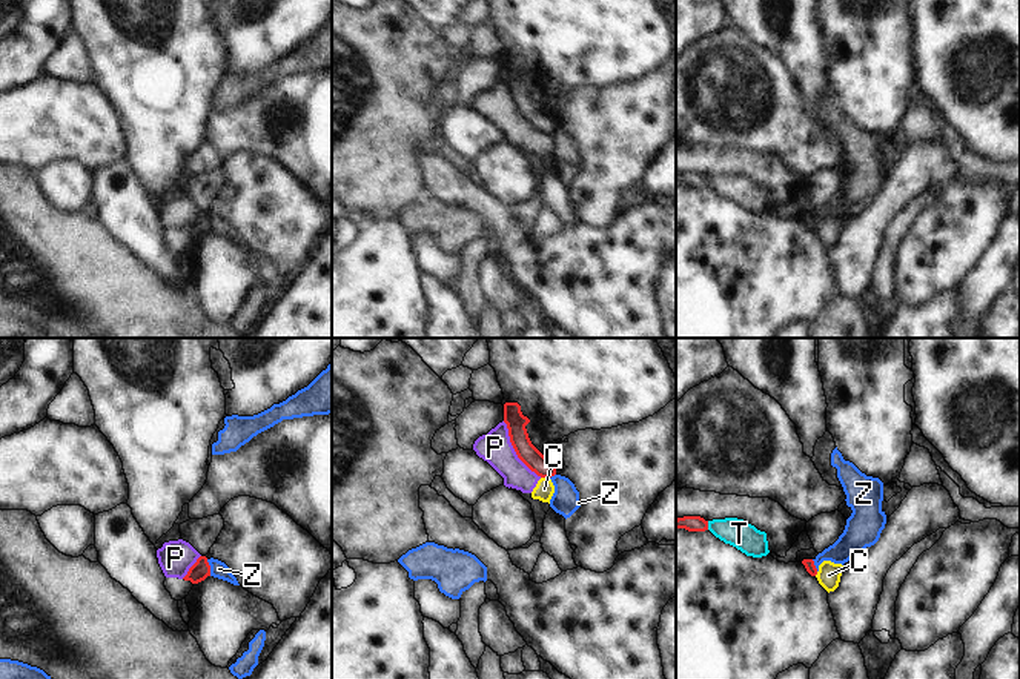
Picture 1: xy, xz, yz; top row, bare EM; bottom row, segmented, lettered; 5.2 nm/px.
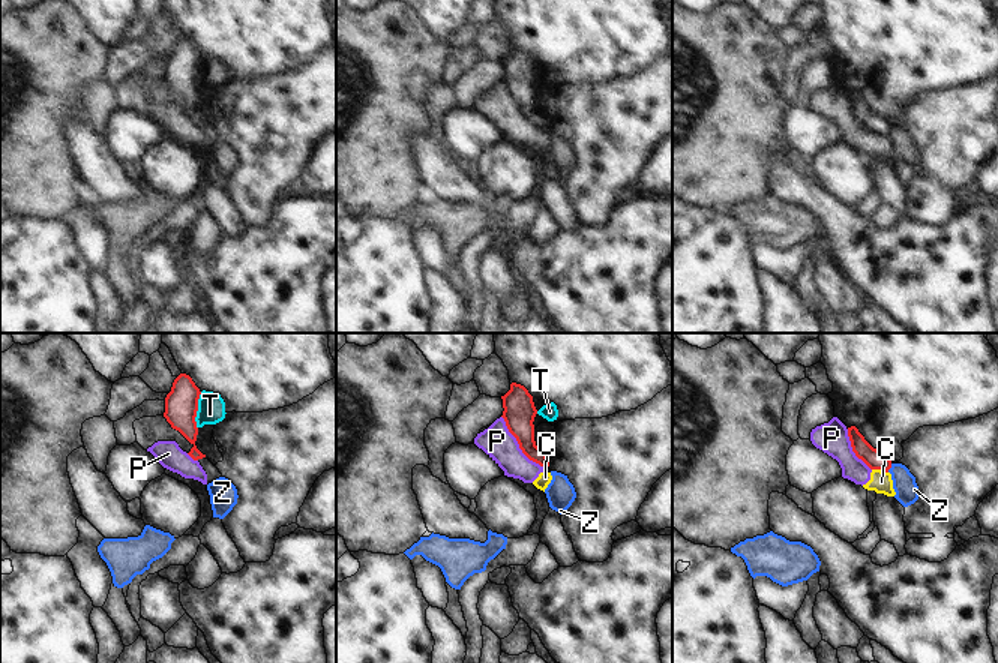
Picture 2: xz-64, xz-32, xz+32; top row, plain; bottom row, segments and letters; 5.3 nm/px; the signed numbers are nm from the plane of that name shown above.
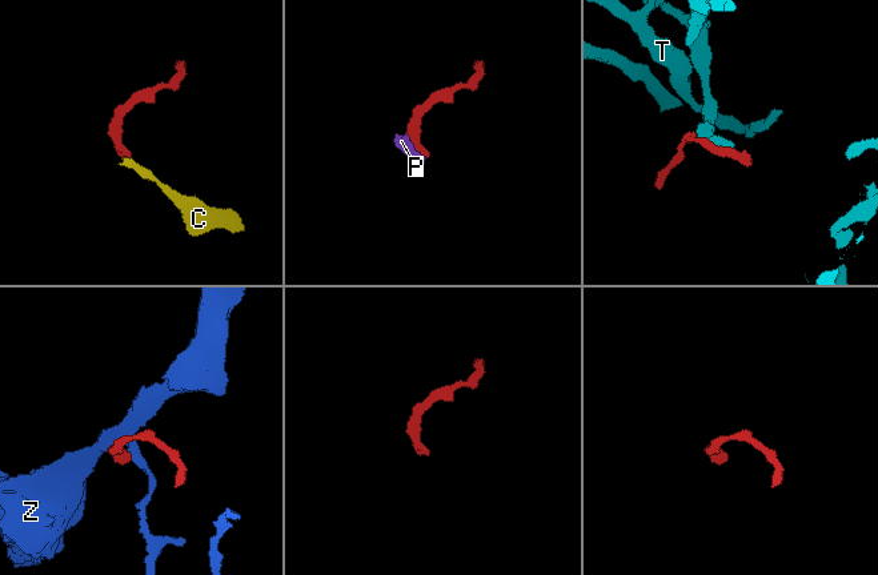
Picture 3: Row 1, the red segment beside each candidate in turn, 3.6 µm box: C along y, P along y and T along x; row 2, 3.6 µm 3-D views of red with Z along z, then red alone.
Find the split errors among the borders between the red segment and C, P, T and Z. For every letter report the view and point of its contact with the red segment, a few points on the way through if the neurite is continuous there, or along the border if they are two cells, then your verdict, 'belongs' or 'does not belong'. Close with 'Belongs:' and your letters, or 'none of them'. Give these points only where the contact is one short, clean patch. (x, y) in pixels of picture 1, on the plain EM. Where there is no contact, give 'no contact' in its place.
C: xz (546, 132) | does not belong
P: xz (515, 106) | along xz (503, 77), (515, 109), (541, 132) | does not belong
T: yz (707, 182) | does not belong
Z: xy (209, 223) | along xy (206, 215), (211, 231) | does not belong
Belongs: none of them

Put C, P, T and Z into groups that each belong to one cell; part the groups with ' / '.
C P T / Z

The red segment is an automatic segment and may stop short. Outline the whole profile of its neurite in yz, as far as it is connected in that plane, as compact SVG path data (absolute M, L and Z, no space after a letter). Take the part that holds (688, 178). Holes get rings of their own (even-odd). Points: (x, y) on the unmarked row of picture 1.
M684 172L676 175L676 184L685 184L688 187L708 186L708 177L700 172Z

